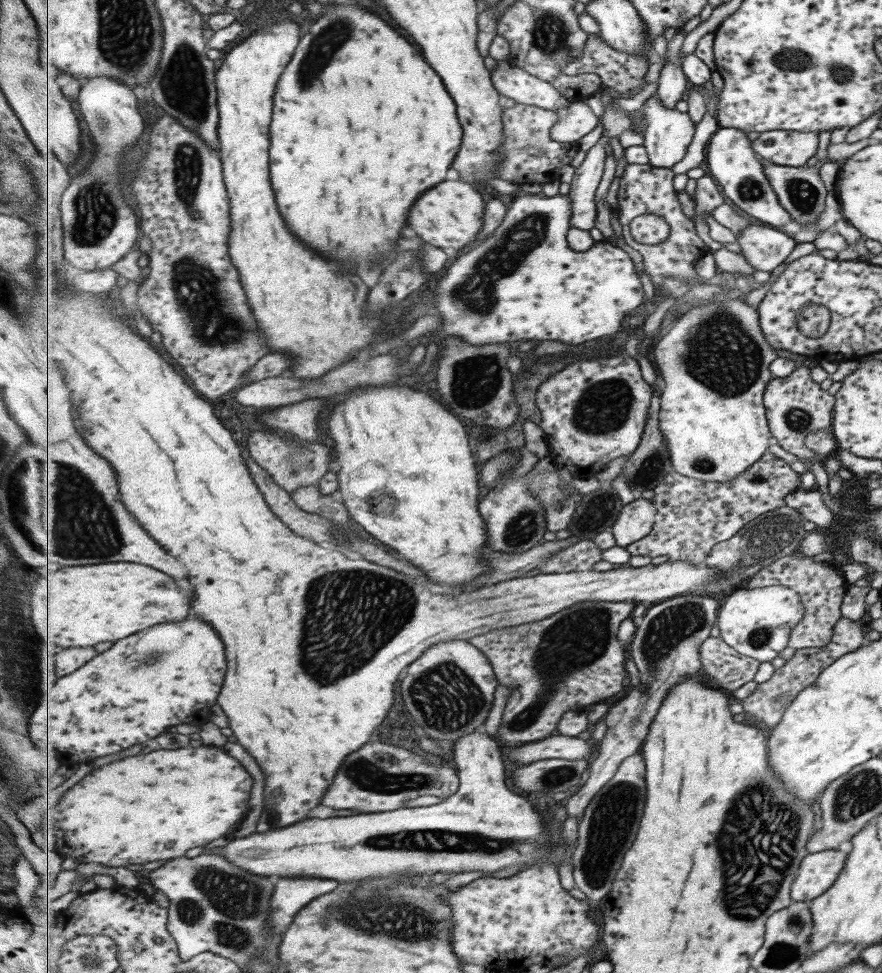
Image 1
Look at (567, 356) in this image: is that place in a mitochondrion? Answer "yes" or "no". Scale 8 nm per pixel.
no

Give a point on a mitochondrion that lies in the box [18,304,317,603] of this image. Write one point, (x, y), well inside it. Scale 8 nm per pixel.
(82, 499)

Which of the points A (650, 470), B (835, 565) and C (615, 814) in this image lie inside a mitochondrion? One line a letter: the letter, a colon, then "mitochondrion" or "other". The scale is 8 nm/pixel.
A: mitochondrion
B: other
C: mitochondrion

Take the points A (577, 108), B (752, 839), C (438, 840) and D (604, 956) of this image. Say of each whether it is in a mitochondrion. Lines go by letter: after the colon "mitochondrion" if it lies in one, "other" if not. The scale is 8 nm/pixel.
A: other
B: mitochondrion
C: mitochondrion
D: other

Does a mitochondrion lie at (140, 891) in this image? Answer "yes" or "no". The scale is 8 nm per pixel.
no

